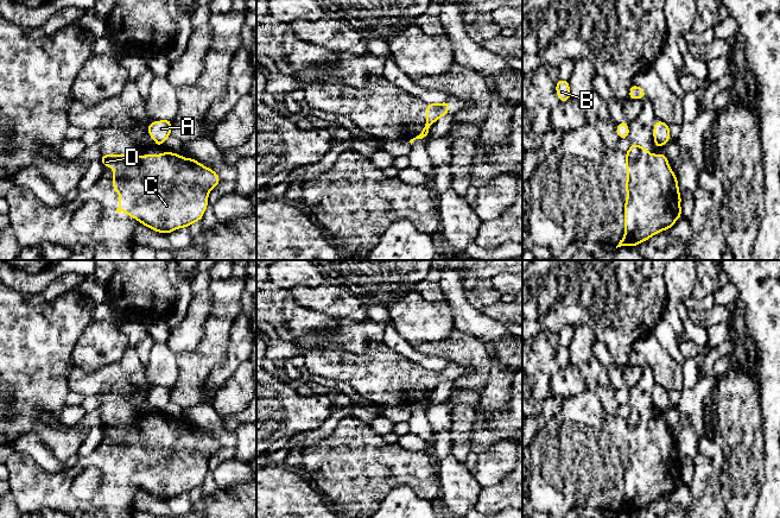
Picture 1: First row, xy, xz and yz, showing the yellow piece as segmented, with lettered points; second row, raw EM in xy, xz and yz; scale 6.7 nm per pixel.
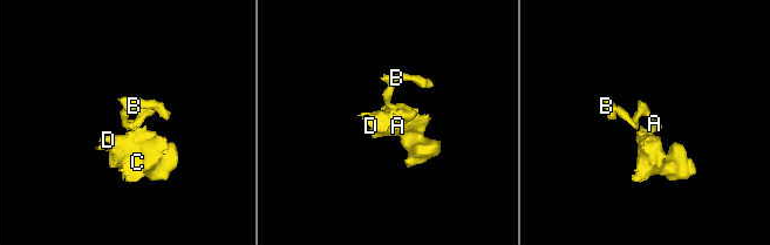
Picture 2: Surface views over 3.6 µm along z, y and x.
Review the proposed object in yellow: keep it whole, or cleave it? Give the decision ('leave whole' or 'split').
split

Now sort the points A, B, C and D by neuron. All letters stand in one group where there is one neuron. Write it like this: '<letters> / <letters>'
A B / C D

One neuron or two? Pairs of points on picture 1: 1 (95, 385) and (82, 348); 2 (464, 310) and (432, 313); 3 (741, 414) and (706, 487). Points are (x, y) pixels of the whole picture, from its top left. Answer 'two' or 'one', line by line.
1: two
2: two
3: two

